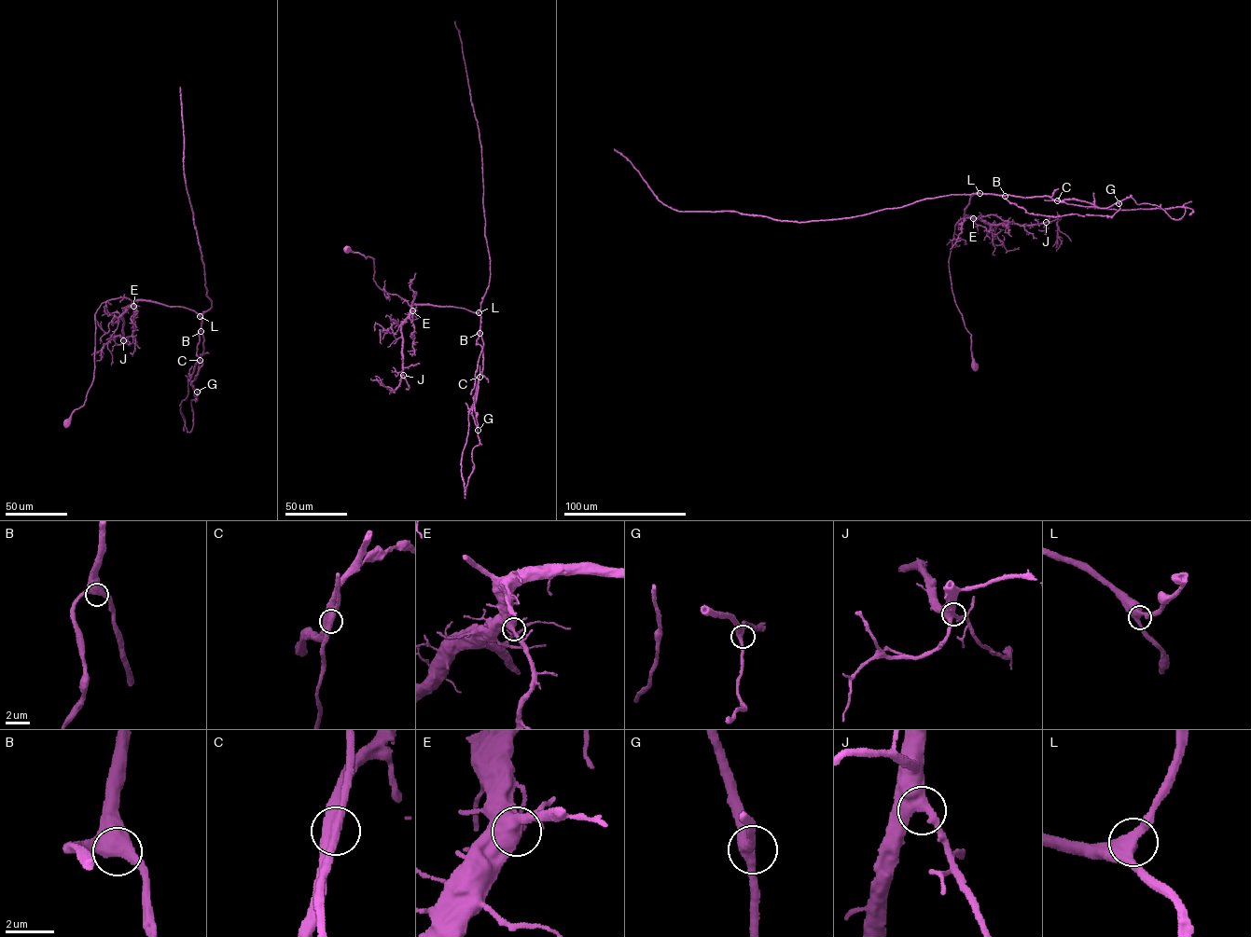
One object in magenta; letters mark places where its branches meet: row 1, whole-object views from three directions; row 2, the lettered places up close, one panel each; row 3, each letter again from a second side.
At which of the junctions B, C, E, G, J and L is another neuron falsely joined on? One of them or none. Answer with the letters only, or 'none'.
C

